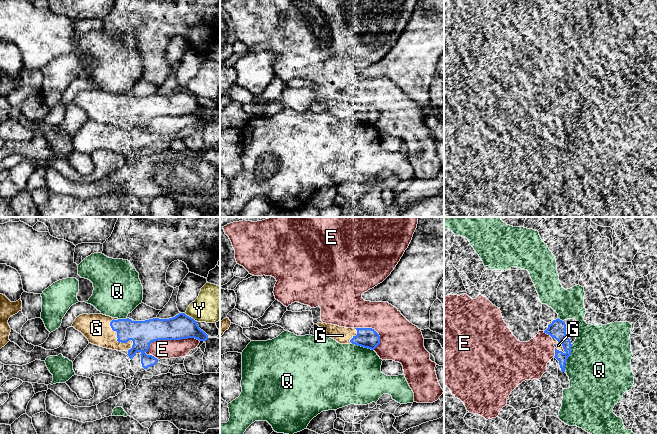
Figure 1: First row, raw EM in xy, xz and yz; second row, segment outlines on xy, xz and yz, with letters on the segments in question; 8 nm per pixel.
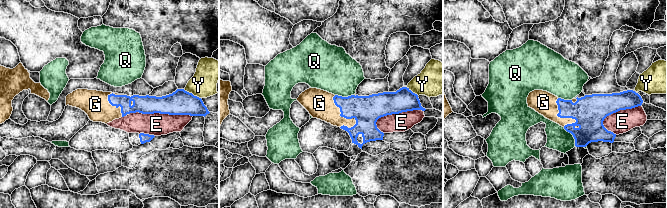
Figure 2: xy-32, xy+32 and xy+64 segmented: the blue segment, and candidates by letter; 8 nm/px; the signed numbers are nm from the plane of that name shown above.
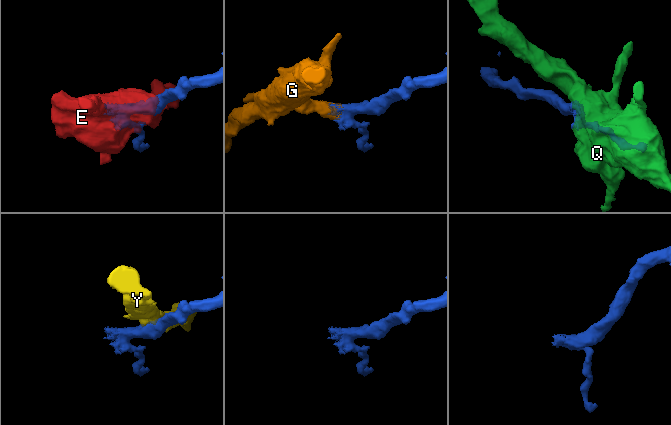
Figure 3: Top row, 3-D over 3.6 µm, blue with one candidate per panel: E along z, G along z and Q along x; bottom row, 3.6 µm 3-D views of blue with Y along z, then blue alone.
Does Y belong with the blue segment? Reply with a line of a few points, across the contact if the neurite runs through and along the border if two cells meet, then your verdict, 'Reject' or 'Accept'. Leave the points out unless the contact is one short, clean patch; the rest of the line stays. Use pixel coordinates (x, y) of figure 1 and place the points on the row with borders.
Reject

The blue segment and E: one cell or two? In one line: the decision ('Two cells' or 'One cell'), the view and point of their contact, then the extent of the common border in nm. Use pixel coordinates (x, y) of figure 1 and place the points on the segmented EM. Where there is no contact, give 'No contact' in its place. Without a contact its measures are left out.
Two cells. Touches blue at xy (170, 339). Shared border 460 nm

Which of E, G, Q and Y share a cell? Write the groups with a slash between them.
E / G / Q / Y

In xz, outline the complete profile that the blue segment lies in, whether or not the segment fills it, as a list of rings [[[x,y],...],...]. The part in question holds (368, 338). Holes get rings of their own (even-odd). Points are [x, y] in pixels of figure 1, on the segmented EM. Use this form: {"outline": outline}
{"outline": [[[323,322],[317,325],[325,330],[326,336],[340,344],[352,343],[371,350],[380,344],[380,336],[372,328],[345,328]]]}

